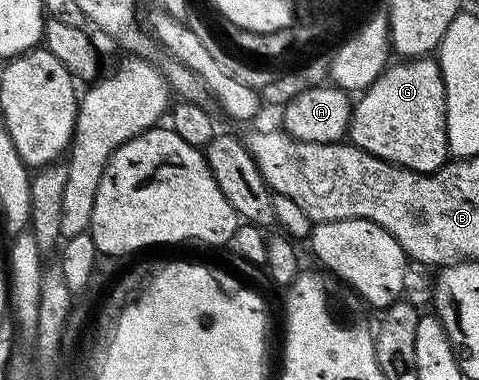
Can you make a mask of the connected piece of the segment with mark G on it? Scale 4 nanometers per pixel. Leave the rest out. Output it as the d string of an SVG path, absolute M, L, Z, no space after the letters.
M409 57L385 68L376 81L353 103L353 115L349 119L348 142L388 163L411 169L415 173L429 175L450 162L447 141L447 117L445 116L445 82L440 62L433 57Z

